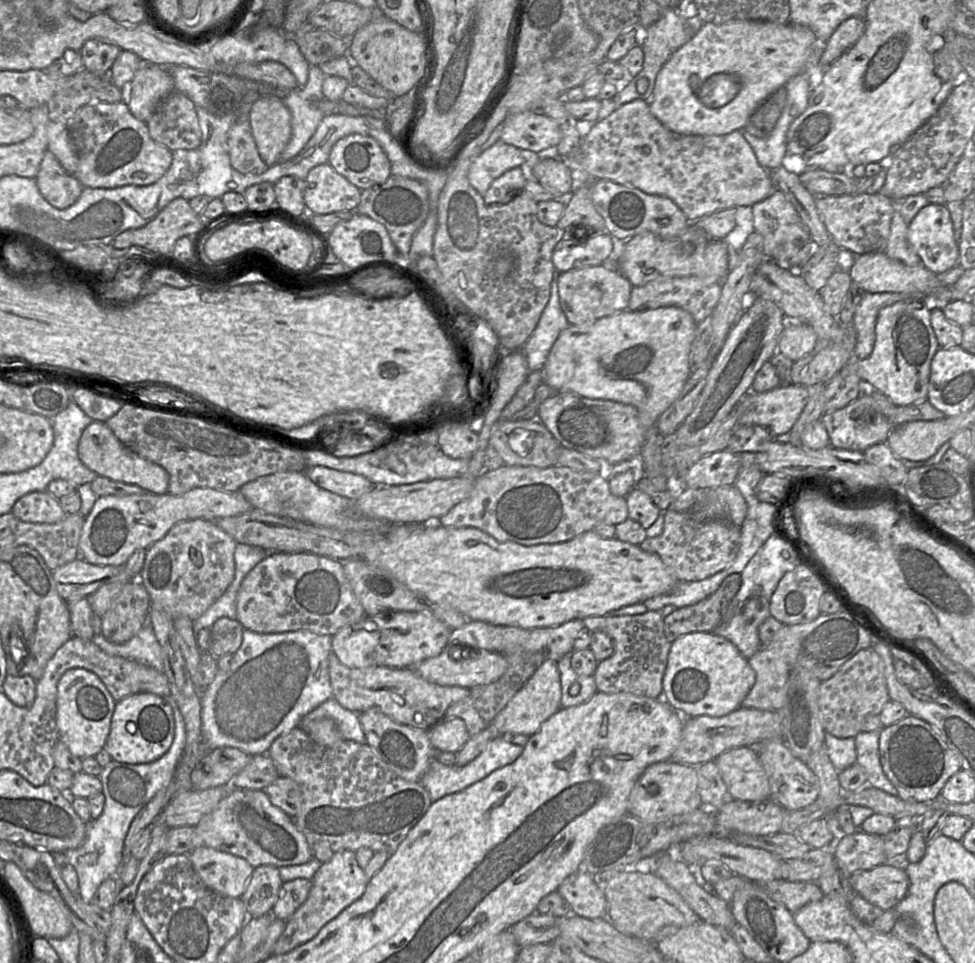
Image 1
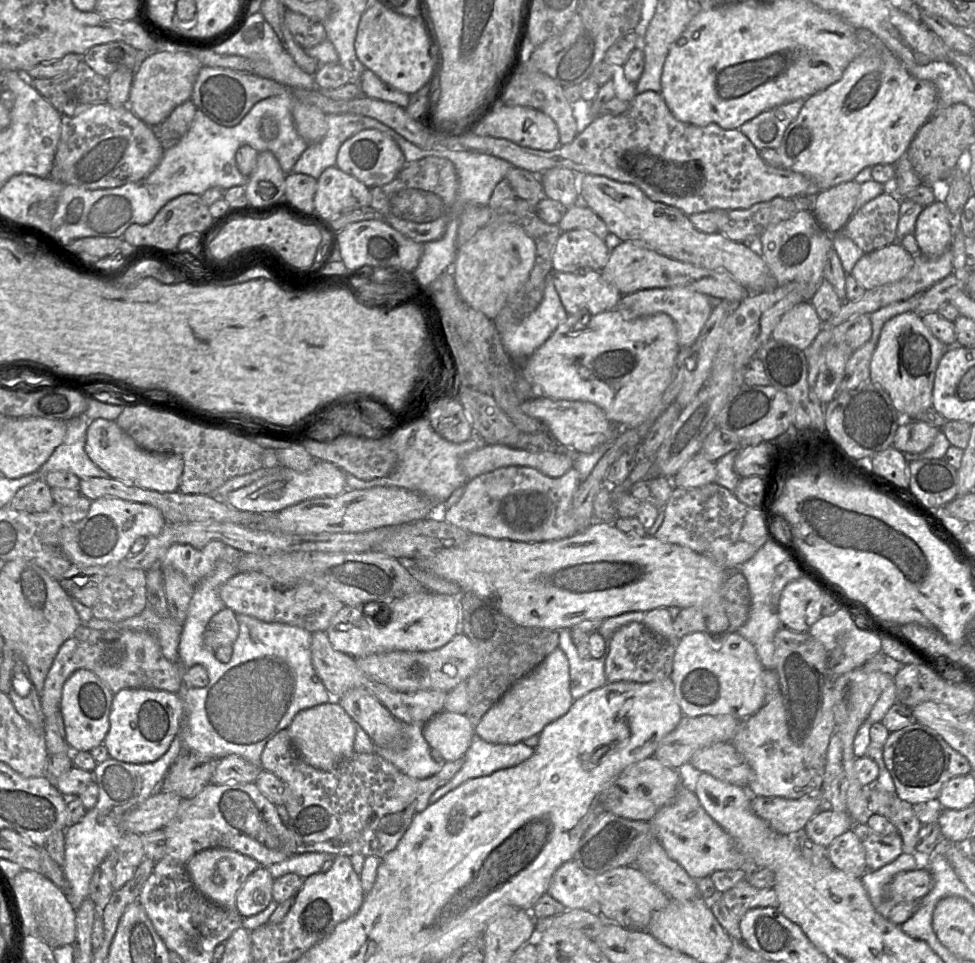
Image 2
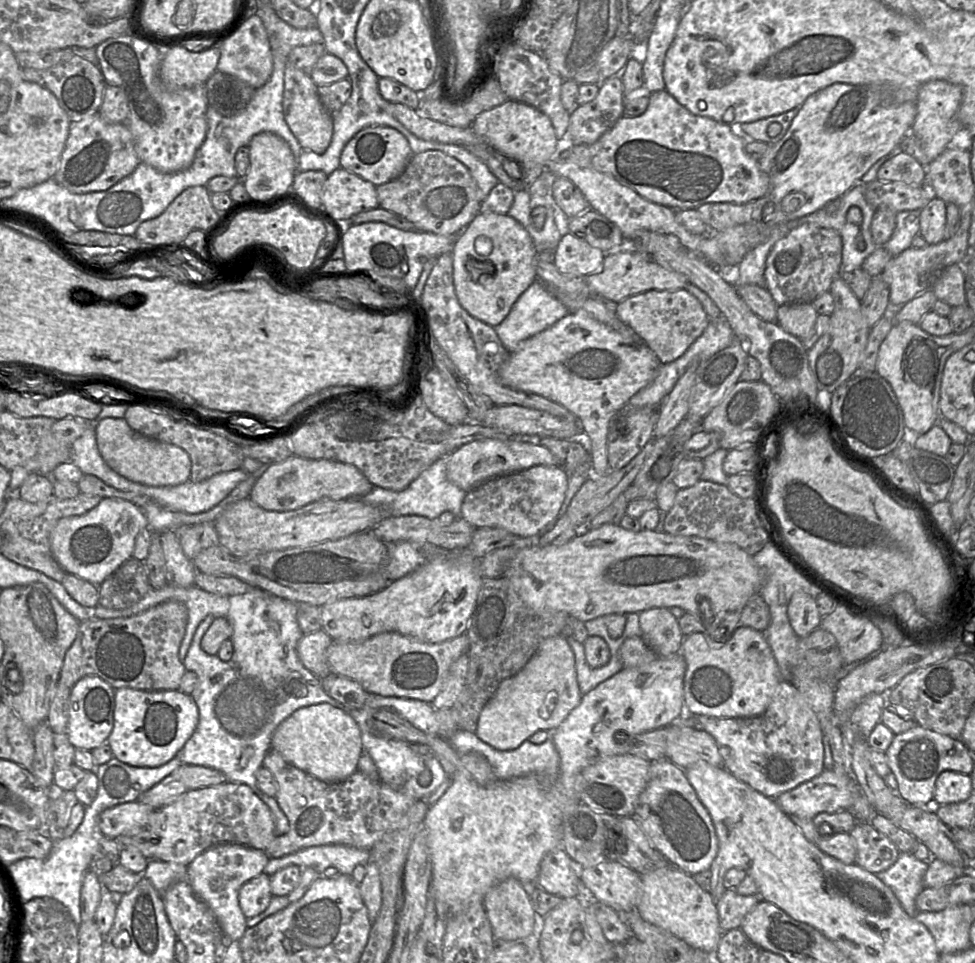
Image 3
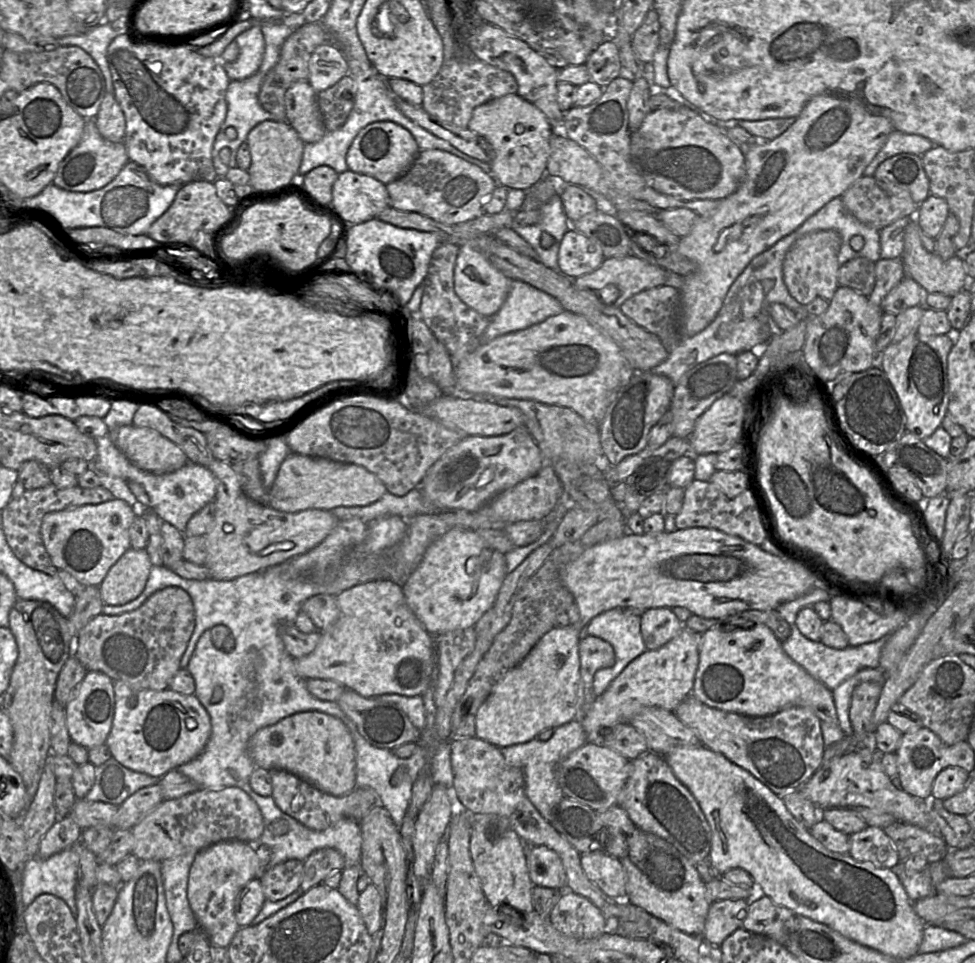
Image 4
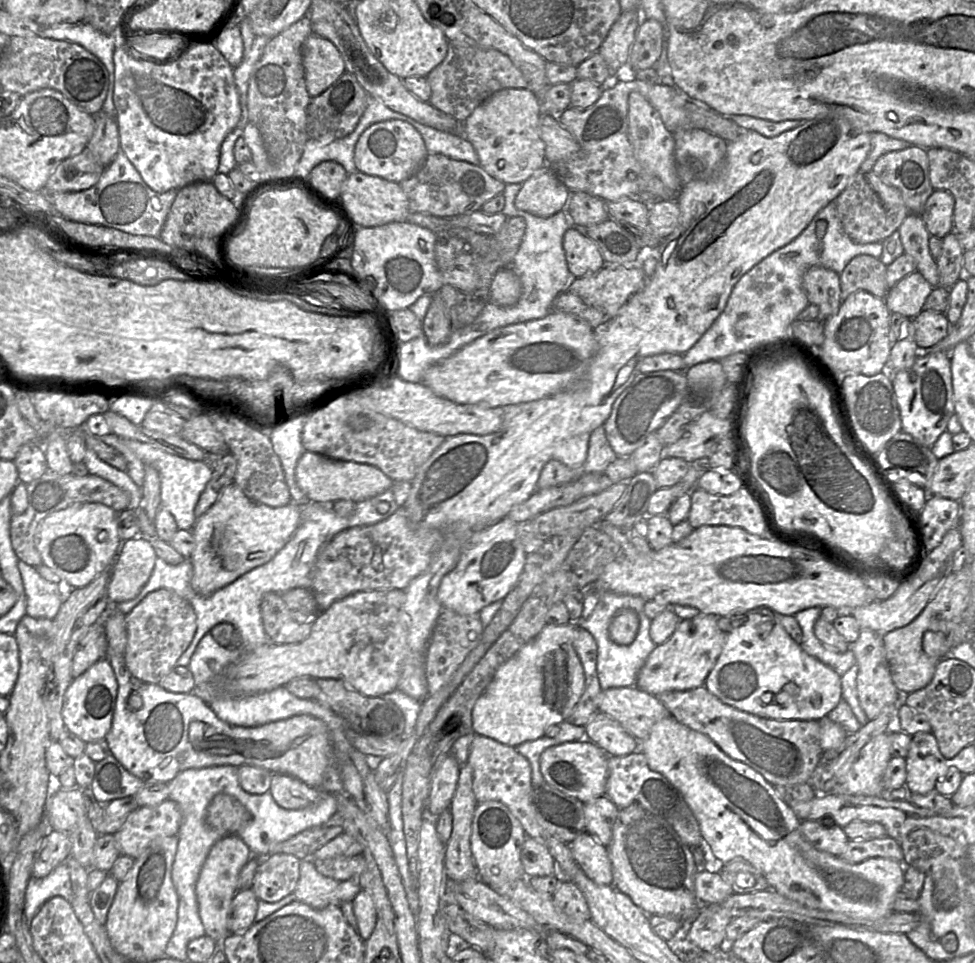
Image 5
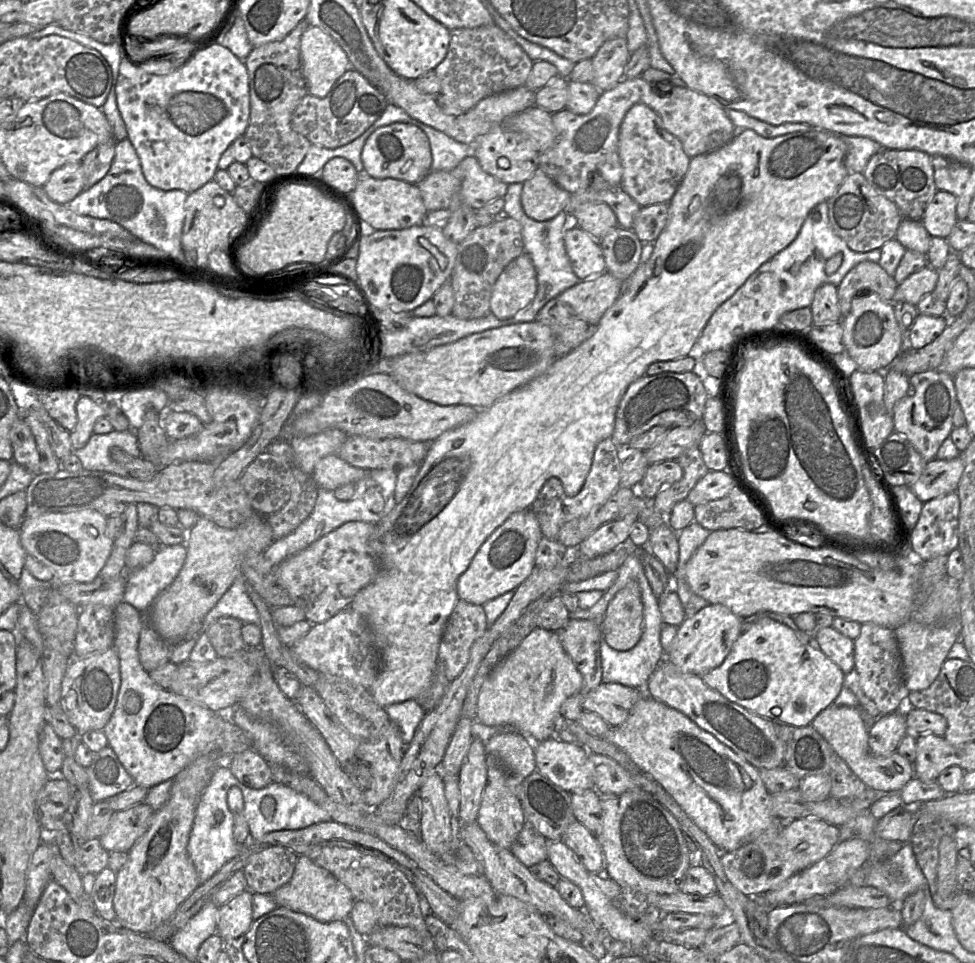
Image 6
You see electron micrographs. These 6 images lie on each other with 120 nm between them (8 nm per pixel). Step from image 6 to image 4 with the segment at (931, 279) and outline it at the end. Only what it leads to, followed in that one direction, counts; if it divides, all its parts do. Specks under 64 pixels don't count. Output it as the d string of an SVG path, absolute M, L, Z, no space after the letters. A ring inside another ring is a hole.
M905 276L881 303L883 312L895 316L914 306L924 306L924 290L911 277Z

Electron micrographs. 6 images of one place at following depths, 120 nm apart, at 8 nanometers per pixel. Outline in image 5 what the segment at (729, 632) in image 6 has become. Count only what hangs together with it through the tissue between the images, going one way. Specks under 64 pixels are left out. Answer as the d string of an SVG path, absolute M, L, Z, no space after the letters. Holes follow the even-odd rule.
M699 613L692 619L680 620L673 635L651 652L638 673L635 686L649 694L659 695L666 691L690 690L704 685L728 634L719 629L717 619L715 615Z

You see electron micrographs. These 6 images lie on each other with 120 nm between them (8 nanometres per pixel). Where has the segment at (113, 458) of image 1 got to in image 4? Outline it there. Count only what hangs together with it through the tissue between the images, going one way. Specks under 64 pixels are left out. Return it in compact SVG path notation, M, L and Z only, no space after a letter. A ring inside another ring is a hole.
M124 425L107 435L130 462L151 473L171 473L189 462L180 447L150 428Z

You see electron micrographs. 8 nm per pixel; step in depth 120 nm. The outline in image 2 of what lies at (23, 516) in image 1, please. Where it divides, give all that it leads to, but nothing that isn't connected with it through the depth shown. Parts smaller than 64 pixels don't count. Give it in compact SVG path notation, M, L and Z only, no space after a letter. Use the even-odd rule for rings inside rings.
M38 479L18 490L9 505L18 511L40 513L54 504L51 487L45 479Z

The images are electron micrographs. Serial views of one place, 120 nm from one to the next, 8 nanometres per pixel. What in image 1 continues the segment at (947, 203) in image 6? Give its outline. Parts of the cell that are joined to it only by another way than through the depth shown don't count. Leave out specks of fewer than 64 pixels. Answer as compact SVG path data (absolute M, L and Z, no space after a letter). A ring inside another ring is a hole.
M928 203L908 224L907 239L922 264L935 274L944 273L959 262L959 246L954 235L950 212L944 204Z

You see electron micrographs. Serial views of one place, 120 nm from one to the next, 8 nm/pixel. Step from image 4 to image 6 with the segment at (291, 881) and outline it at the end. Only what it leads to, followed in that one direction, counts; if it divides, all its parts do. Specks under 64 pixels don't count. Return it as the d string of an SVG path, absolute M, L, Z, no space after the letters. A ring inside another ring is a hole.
M265 847L254 852L243 869L247 890L272 896L292 878L298 856L284 847Z

